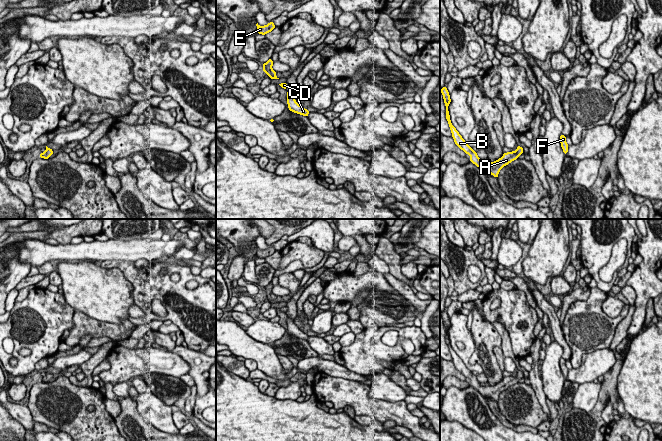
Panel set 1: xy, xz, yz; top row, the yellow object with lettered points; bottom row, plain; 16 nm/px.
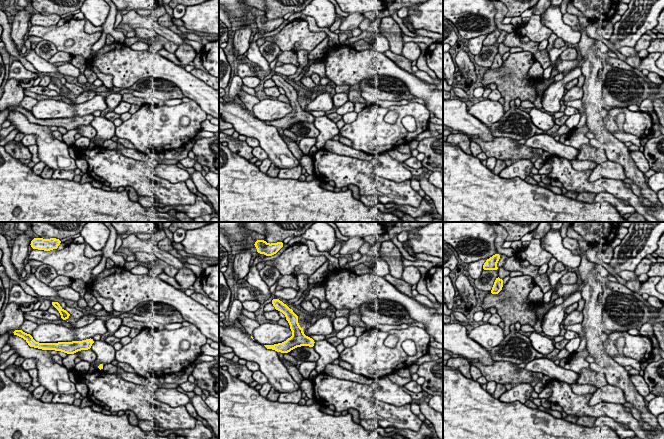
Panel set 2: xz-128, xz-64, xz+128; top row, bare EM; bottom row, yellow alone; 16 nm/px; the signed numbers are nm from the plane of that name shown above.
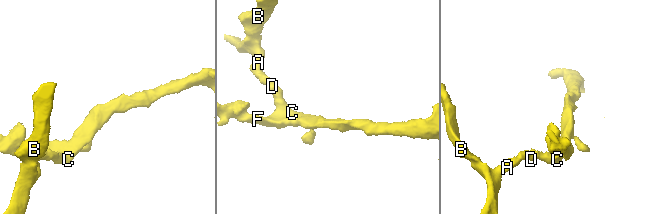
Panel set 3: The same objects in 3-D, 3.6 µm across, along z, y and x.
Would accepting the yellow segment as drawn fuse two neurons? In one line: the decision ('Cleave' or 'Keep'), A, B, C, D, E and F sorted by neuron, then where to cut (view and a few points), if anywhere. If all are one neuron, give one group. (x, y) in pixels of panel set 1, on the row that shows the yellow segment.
Keep. Groups: A B C D E F. No split

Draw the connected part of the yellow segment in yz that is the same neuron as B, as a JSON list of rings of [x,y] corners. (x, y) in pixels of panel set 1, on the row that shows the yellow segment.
[[[443,87],[441,89],[441,93],[444,98],[444,103],[446,106],[446,119],[448,121],[452,137],[454,139],[455,144],[463,150],[466,154],[470,155],[470,161],[475,164],[477,167],[479,167],[484,173],[490,173],[495,178],[498,178],[499,171],[506,165],[508,165],[510,162],[518,159],[518,157],[523,154],[523,148],[520,146],[517,146],[516,151],[507,152],[504,153],[503,156],[496,160],[495,162],[489,162],[486,160],[485,162],[481,162],[480,158],[477,156],[476,151],[474,151],[462,138],[462,136],[459,134],[459,132],[456,130],[456,128],[452,125],[450,120],[450,115],[448,111],[448,106],[451,102],[450,94],[448,93],[447,87]]]

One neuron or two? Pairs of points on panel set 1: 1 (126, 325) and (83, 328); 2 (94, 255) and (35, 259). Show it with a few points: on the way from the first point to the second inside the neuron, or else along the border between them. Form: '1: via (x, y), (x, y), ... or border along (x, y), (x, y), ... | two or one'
1: via (115, 329), (94, 328) | one
2: via (79, 252), (50, 252) | one

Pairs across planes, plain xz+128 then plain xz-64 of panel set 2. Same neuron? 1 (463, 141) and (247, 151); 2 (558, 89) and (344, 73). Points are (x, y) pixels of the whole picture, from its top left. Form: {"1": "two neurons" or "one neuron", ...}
{"1": "one neuron", "2": "two neurons"}

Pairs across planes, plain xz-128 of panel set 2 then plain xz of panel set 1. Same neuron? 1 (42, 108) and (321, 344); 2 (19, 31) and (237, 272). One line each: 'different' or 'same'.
1: different
2: same

